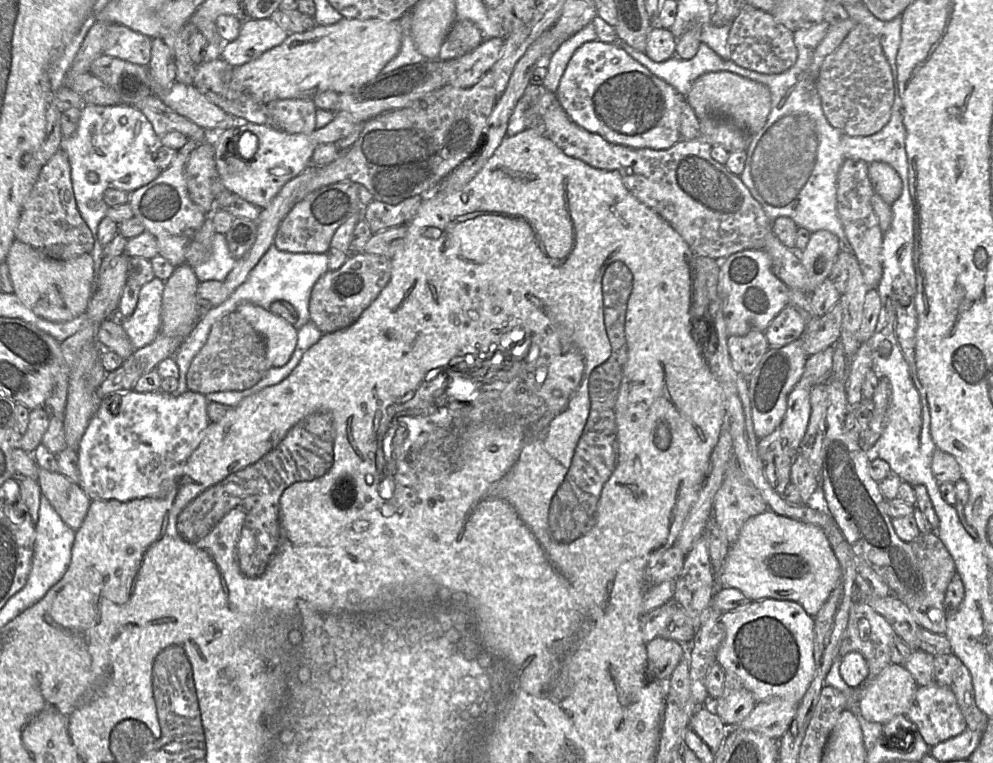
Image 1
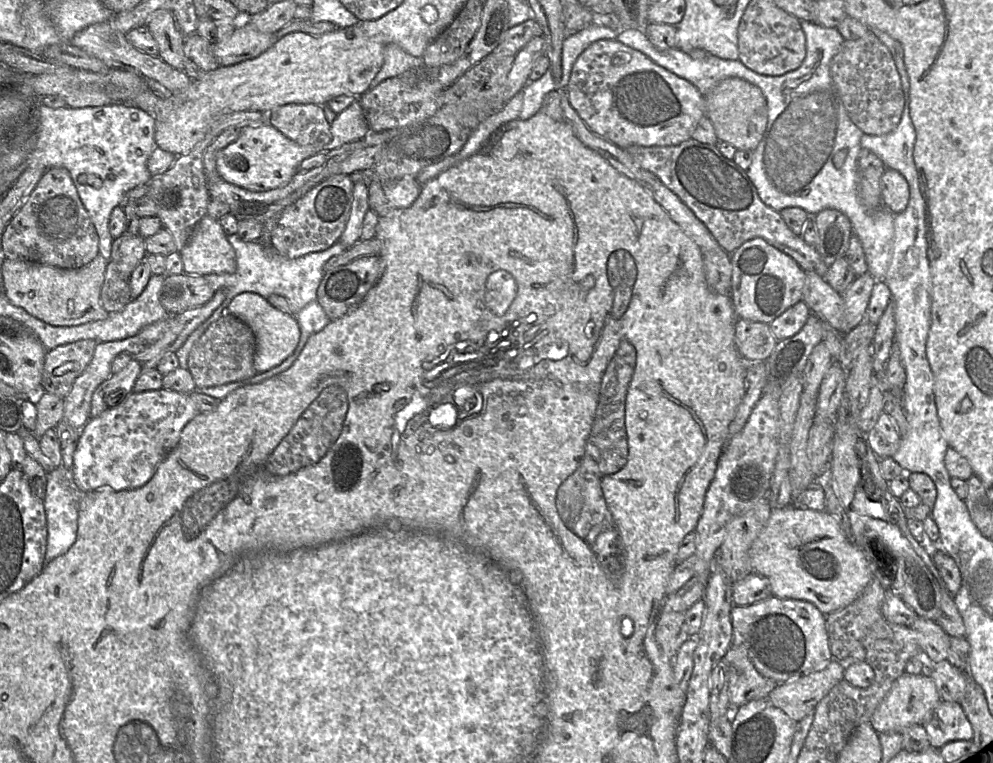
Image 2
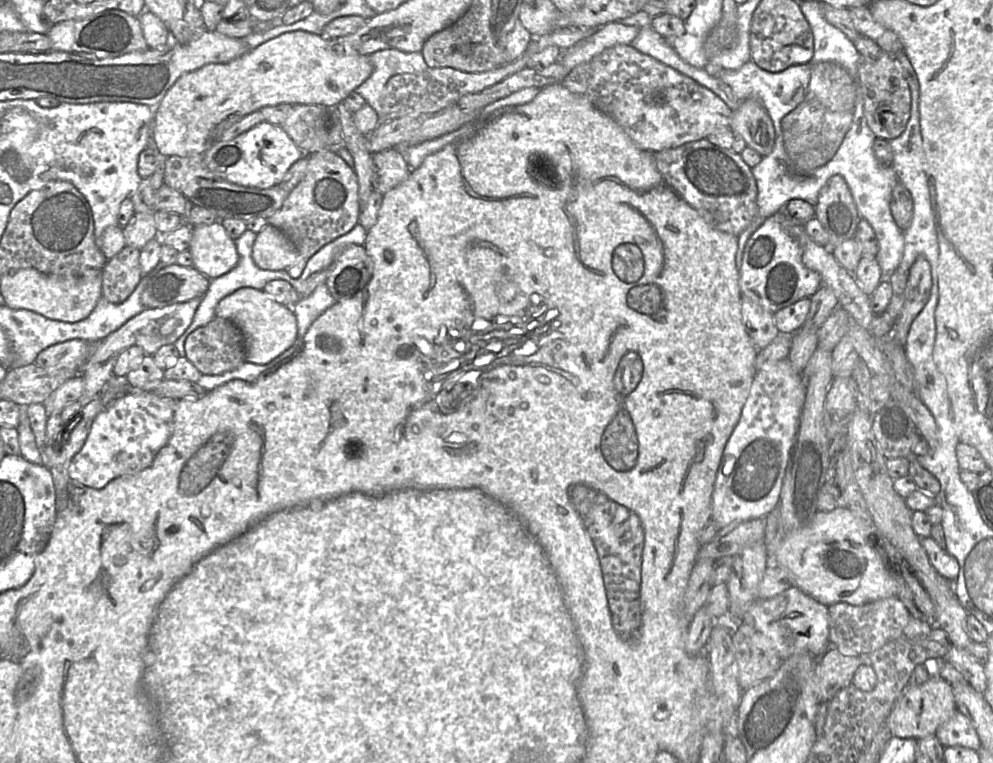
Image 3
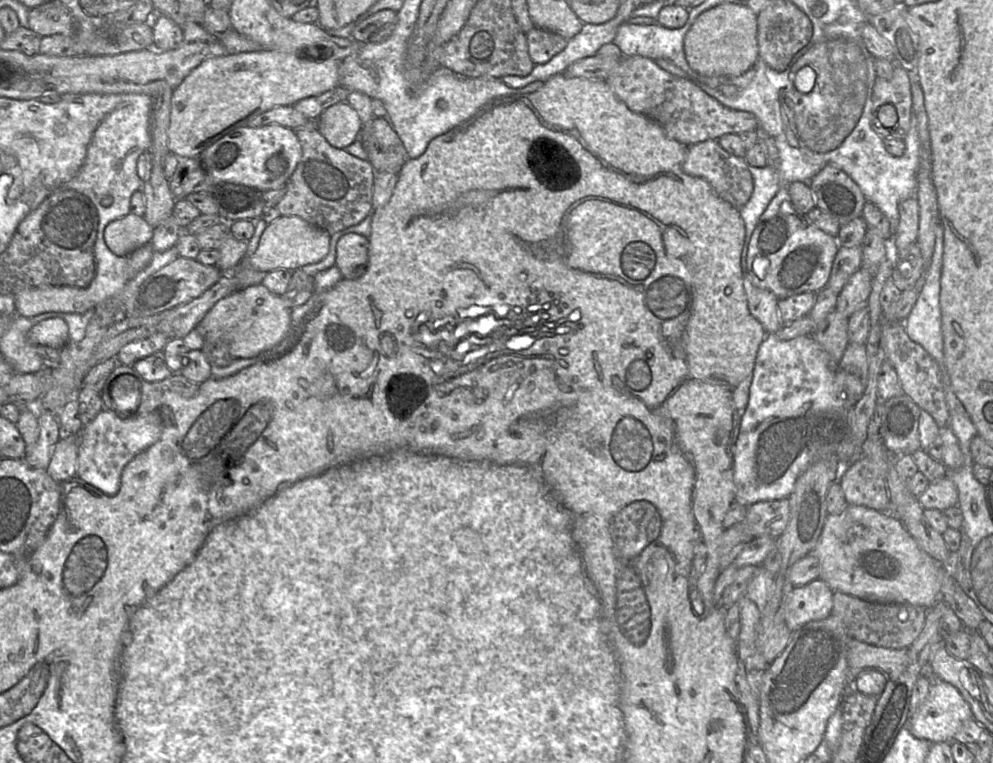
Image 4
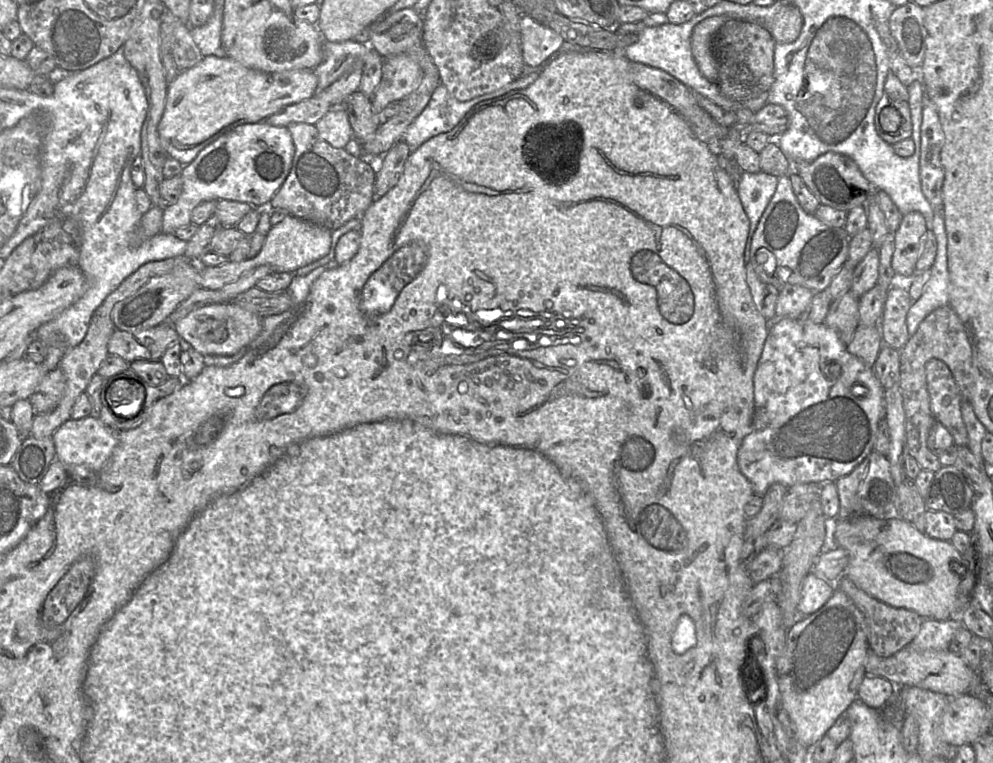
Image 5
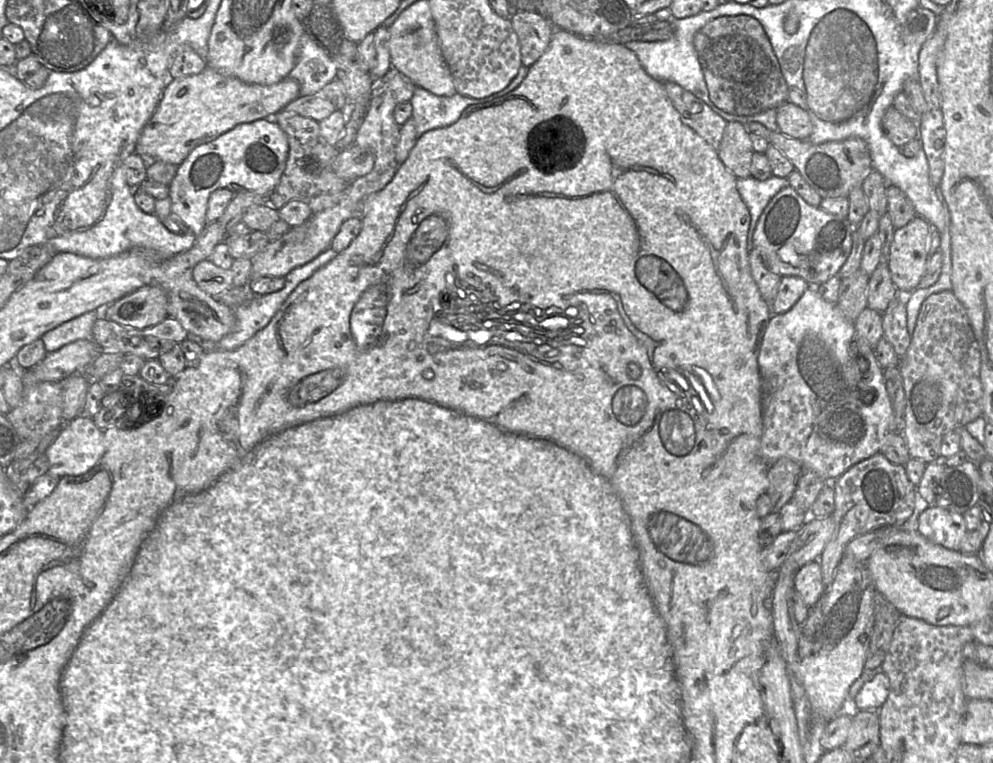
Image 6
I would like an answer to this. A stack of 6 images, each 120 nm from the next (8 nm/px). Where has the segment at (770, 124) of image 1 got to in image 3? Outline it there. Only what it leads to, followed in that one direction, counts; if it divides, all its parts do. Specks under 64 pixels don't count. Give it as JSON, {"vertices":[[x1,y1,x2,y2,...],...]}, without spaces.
{"vertices":[[802,1,800,7,813,33,813,57,806,64,790,66,782,72,768,72,749,61,738,70,721,70,718,78,712,77,704,68,685,62,651,27,641,27,630,46,713,92,719,92,721,84,726,84,735,100,760,101,773,122,774,147,751,168,757,185,758,216,738,236,737,269,740,269,746,242,767,217,781,212,791,199,803,199,816,206,820,191,828,180,840,175,850,189,860,219,865,219,875,232,878,241,875,258,883,278,890,278,904,251,904,231,894,221,890,209,892,190,898,178,892,165,880,164,873,153,876,137,865,119,862,90,855,80,862,56,842,31,826,21,822,3]]}

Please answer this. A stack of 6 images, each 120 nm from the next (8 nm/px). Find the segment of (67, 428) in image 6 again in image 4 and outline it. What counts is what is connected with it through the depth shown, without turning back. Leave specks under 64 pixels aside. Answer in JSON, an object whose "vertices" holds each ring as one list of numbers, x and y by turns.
{"vertices":[[101,410,77,434,79,444,75,476,103,494,115,494,119,489,123,468,136,455,157,442,162,429,163,420,158,410,126,414]]}

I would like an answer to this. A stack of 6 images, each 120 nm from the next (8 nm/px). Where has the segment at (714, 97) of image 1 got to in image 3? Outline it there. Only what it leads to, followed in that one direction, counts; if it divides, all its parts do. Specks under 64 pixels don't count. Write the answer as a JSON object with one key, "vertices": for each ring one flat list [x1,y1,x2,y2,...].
{"vertices":[[756,99,745,100,733,111,729,128,762,156,768,155,774,147,773,122,765,107]]}

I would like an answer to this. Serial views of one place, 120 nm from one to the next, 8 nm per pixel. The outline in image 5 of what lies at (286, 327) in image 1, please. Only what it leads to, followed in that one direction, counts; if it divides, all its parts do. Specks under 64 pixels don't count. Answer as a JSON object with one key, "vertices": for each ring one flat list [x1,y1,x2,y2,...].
{"vertices":[[213,303,199,307,178,320,174,327,180,339,187,341,192,348,203,355,230,355,248,346,262,330,263,317,258,316,236,304]]}

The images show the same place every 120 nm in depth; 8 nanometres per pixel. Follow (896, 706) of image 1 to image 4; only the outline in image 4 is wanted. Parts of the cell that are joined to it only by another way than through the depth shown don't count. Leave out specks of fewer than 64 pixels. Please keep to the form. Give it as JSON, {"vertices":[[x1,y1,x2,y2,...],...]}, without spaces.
{"vertices":[[931,680,926,699,903,727,907,727,914,737,929,743,952,743,957,732,970,719,973,719,972,710,958,689,948,682]]}

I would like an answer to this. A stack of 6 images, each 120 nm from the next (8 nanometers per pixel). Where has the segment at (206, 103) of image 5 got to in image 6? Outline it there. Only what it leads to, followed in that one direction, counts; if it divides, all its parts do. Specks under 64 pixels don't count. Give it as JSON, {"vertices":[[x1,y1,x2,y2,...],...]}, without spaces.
{"vertices":[[207,66,198,74,170,81,155,112,140,132,135,153,146,162,160,160,179,166,195,147,239,124,277,114,299,96,299,84,290,78,272,85,248,84]]}

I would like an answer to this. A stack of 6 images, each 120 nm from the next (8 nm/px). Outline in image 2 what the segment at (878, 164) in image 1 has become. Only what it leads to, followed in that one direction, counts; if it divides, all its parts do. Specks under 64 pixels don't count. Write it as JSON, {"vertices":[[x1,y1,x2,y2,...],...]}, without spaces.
{"vertices":[[886,169,880,183,882,203,894,215,903,212,909,202,909,187,896,170]]}

